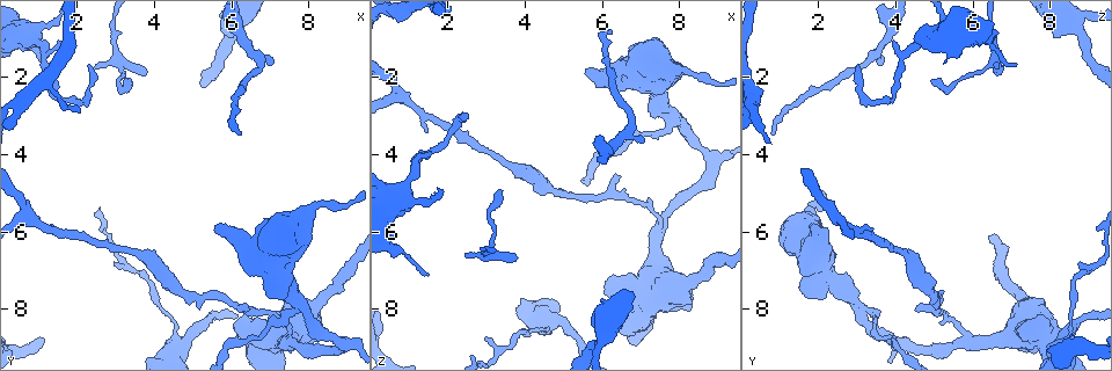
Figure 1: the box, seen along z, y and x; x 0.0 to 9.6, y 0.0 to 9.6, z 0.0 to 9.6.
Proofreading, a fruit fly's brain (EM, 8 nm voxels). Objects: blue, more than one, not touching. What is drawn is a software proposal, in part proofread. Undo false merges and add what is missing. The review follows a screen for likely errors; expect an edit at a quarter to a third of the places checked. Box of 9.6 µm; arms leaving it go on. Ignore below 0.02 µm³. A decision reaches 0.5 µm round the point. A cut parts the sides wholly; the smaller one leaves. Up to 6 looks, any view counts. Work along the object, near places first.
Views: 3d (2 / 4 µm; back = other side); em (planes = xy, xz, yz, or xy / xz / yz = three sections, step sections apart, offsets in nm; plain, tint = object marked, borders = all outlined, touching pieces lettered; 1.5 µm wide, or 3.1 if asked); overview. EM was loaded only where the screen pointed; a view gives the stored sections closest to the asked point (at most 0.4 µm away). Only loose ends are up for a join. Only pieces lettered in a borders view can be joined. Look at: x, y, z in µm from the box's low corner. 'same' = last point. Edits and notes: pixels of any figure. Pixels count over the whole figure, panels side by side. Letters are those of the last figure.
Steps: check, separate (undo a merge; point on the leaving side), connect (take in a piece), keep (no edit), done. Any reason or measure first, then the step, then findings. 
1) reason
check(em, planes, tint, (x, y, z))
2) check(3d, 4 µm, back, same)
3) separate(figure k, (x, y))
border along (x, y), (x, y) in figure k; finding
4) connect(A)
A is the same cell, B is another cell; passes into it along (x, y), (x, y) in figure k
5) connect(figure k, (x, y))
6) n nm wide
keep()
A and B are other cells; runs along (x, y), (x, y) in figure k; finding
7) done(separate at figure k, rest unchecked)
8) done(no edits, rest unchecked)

calibre changes
check(3d, 2 µm, (7.55, 8.85, 5.75))

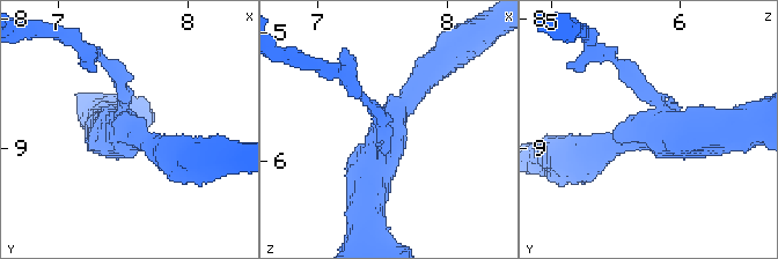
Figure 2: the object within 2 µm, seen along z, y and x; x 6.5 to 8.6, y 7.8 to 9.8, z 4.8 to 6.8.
3 arms
check(em, planes, borders, (7.50, 8.80, 5.78))

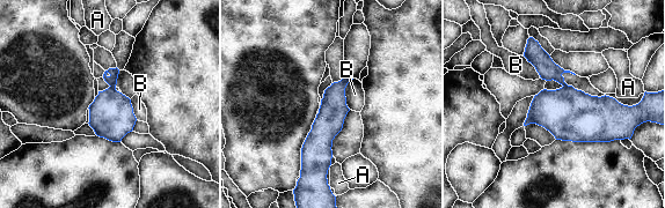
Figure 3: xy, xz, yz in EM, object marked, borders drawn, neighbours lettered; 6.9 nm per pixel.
separate(figure 3, (547, 69))
A and B are other cells; the part that leaves runs along (531, 41), (533, 52), (561, 80) in figure 3; a second neuron is stuck on

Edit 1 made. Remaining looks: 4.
a narrow waist
check(3d, 4 µm, (4.50, 8.85, 8.50))

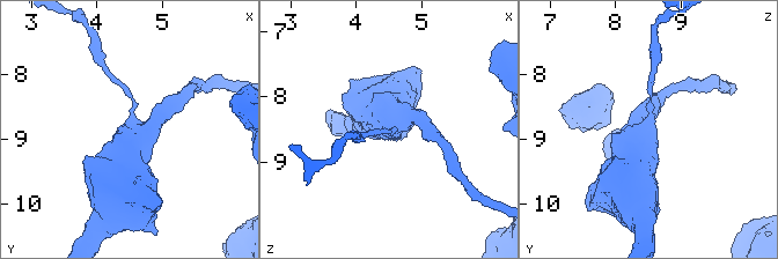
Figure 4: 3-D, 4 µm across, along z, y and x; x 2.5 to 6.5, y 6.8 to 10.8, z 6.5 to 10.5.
shape alone is not enough
check(em, planes, tint, (4.55, 8.80, 8.50))

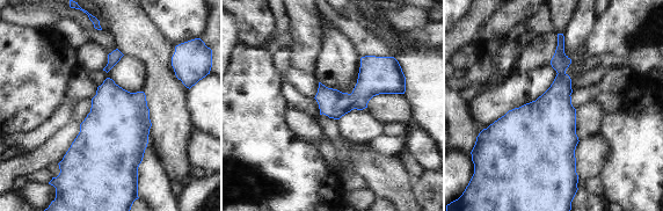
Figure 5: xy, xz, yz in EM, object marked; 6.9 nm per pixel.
check(em, planes, borders, same)

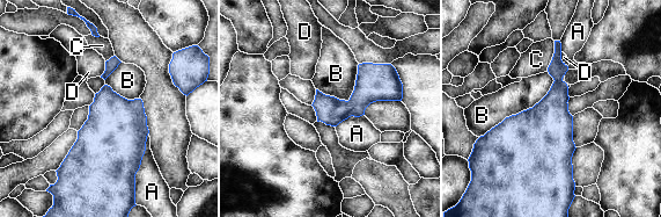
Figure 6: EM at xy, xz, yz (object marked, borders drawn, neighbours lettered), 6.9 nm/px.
keep()
A, B, C and D are other cells; border along (549, 72), (537, 102), (479, 137) in figure 6; continuous, no second neuron

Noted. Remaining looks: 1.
done(separate at figure 3, rest unchecked)

